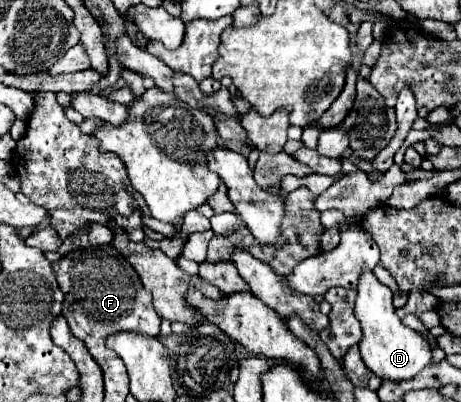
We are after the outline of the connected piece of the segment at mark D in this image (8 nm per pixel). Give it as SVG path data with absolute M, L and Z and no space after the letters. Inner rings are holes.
M364 271L364 275L360 277L354 313L360 319L364 333L360 341L362 361L382 381L394 381L394 383L408 381L416 377L432 361L430 343L420 333L402 325L392 305L392 291L386 285L382 285L372 271Z

